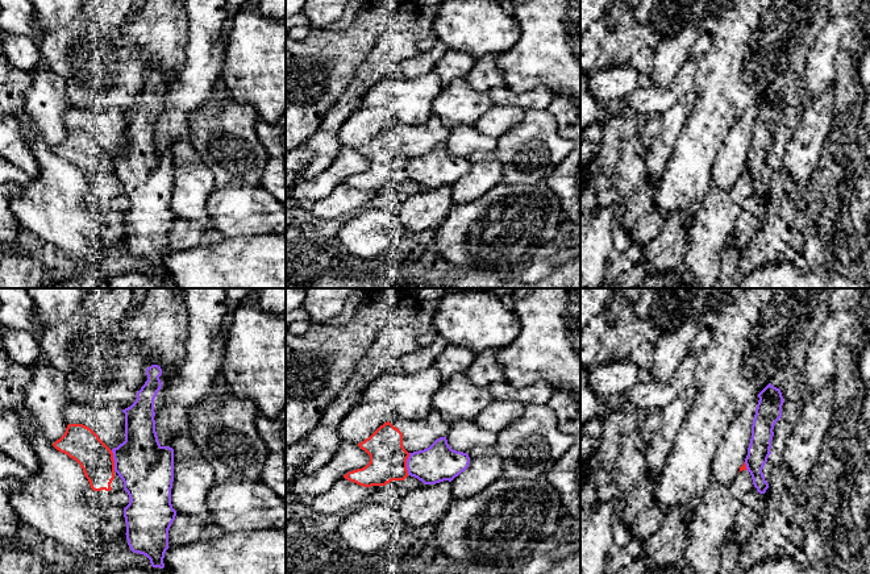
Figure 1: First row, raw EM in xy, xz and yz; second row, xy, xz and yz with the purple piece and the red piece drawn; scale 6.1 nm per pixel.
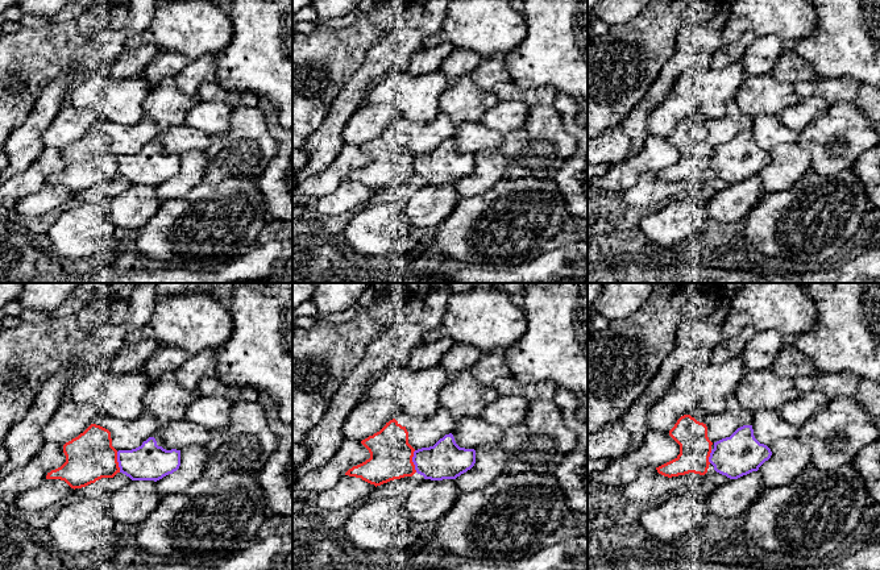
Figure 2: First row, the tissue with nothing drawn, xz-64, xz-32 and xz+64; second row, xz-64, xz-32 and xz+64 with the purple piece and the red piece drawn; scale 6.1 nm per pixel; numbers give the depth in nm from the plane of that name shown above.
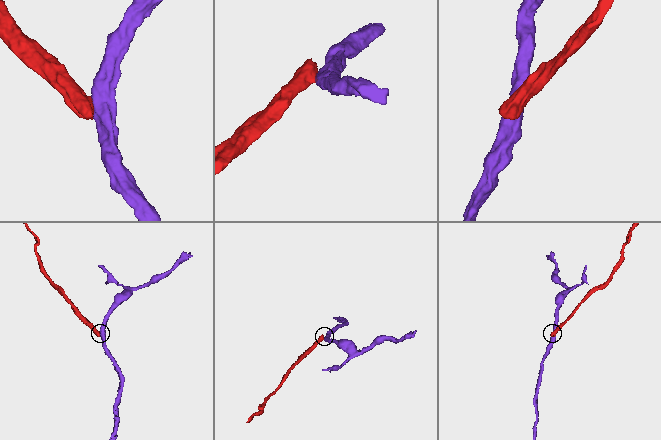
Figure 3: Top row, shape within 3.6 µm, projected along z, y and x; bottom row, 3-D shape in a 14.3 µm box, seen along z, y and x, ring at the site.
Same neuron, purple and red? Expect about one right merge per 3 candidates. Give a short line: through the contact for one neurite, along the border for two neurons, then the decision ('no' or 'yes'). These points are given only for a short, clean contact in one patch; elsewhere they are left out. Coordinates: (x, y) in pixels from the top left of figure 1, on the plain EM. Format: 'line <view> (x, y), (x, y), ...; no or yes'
no

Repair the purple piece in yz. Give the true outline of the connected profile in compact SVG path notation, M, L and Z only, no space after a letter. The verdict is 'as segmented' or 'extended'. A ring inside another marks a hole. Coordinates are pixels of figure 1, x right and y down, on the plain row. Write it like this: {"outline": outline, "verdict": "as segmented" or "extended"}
{"outline": "M771 88L758 99L758 103L745 170L757 196L765 199L769 188L765 186L762 174L771 159L773 134L775 128L782 122L784 105L780 95Z", "verdict": "as segmented"}

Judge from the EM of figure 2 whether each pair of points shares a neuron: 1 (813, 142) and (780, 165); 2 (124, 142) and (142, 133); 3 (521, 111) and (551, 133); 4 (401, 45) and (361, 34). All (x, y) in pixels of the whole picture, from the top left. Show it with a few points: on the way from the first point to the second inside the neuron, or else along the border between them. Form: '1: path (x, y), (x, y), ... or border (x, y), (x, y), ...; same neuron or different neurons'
1: border (797, 142), (808, 153), (810, 166); different neurons
2: path (128, 140), (138, 136); same neuron
3: border (531, 107), (524, 123), (505, 134); different neurons
4: border (387, 33), (369, 51), (362, 65); different neurons

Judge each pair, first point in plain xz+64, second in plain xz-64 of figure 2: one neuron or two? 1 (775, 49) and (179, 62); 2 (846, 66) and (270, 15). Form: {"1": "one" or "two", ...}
{"1": "one", "2": "one"}

